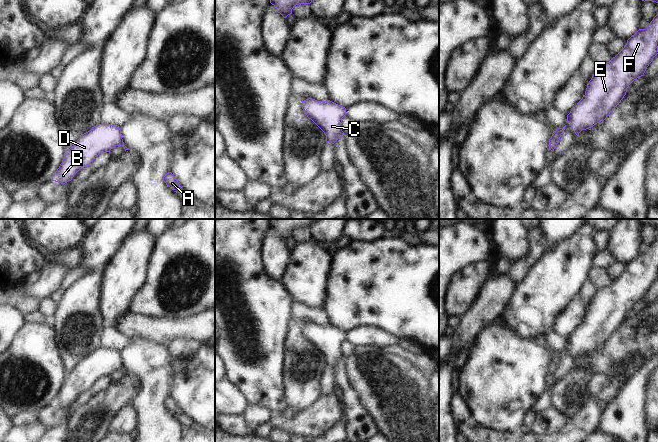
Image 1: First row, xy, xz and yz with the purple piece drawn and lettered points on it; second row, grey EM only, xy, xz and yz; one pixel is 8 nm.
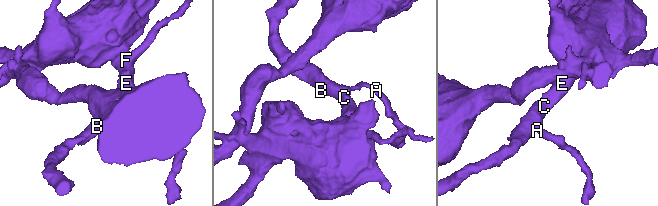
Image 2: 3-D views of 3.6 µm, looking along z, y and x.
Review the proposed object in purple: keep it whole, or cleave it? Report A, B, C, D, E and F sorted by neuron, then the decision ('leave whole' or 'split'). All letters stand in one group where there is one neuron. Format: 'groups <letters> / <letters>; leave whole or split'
groups A B C D E F; leave whole

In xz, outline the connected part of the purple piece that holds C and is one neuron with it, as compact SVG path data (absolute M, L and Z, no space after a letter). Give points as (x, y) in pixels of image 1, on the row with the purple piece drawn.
M308 98L302 102L302 109L326 135L326 141L334 144L344 132L341 128L342 118L346 115L346 108L330 100L317 101Z

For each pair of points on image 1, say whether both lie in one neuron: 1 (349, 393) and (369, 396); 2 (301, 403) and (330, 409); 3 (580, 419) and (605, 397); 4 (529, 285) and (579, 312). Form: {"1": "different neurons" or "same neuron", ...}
{"1": "different neurons", "2": "different neurons", "3": "same neuron", "4": "different neurons"}

